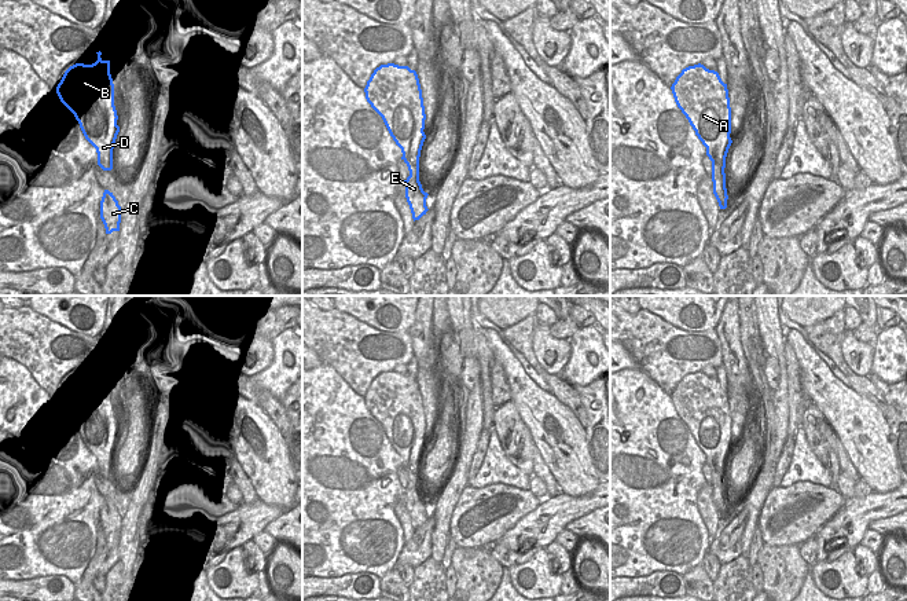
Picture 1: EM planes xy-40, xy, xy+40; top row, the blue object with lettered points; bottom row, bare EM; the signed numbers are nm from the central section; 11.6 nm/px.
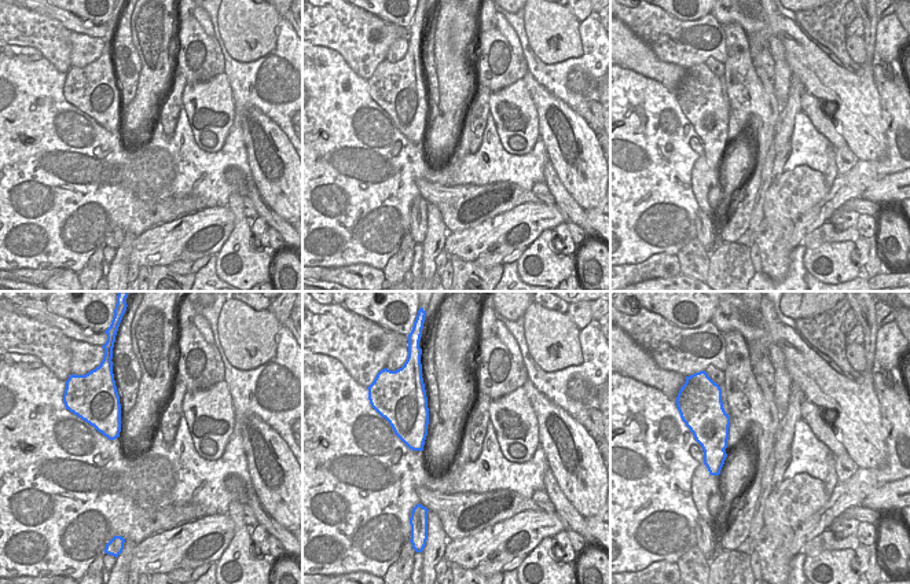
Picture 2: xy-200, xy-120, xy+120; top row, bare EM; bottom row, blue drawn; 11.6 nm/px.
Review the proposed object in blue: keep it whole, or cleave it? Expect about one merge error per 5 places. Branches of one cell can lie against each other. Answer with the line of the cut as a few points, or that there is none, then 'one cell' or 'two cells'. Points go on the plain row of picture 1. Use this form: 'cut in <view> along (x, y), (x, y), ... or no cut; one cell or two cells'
no cut; one cell

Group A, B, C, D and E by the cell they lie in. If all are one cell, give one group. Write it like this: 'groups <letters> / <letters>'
groups A B C D E

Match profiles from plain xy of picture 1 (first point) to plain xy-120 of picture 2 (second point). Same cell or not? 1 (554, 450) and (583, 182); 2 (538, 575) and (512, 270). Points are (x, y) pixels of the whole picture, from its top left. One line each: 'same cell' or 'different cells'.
1: same cell
2: different cells

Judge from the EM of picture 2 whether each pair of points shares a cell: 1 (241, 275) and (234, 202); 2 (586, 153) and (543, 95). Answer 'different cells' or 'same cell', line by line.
1: same cell
2: same cell

